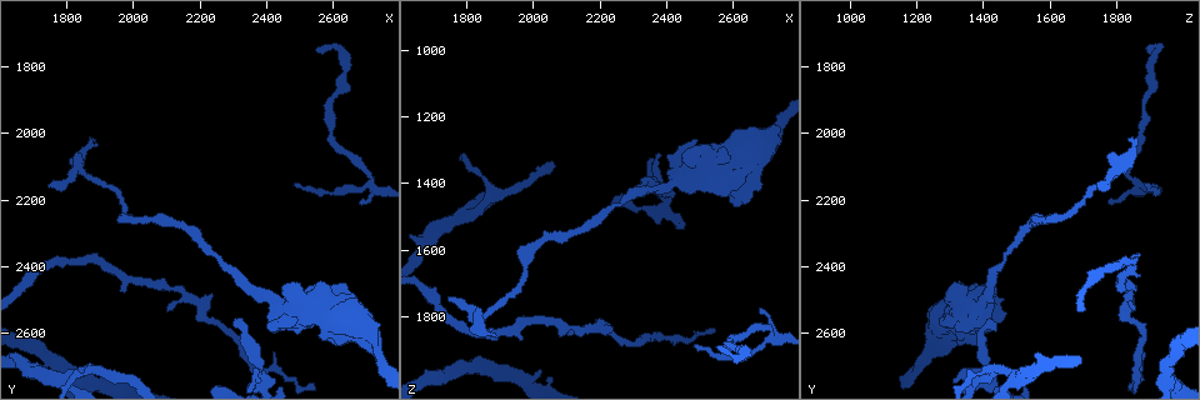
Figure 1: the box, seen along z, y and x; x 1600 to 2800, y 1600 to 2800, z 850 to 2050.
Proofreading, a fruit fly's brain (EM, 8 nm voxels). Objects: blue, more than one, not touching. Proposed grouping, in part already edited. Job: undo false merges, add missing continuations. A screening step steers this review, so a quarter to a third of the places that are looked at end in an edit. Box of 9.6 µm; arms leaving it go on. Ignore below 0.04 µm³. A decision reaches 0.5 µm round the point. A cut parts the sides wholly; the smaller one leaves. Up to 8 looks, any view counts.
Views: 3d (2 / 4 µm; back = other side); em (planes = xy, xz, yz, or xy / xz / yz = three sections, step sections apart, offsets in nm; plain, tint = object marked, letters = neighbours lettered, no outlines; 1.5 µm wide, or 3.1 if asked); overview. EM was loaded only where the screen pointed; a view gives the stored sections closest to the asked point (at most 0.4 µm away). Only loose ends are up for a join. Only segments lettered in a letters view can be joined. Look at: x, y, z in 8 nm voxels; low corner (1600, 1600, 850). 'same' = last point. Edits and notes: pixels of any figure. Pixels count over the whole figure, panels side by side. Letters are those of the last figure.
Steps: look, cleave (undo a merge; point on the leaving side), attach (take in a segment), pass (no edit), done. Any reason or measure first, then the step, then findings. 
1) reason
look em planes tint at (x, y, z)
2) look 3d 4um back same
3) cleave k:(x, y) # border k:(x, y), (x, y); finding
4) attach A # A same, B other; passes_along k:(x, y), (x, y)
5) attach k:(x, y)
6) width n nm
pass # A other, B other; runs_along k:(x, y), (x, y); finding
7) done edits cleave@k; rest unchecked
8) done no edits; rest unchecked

look em planes letters at (2490, 2150, 1880)

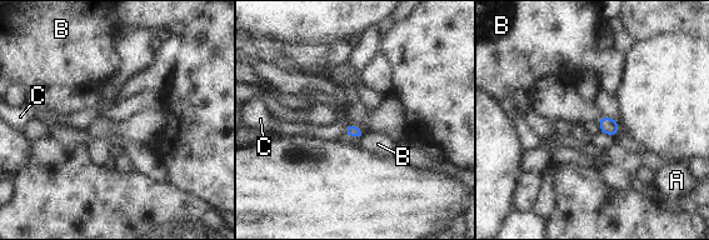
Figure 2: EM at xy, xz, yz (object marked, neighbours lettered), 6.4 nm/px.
attach C # A other, B other, C same; passes_along 2:(351, 130), (345, 129), (331, 133); it goes on there

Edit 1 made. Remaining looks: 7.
tapers out
look 3d 4um back at (2100, 2530, 1860)

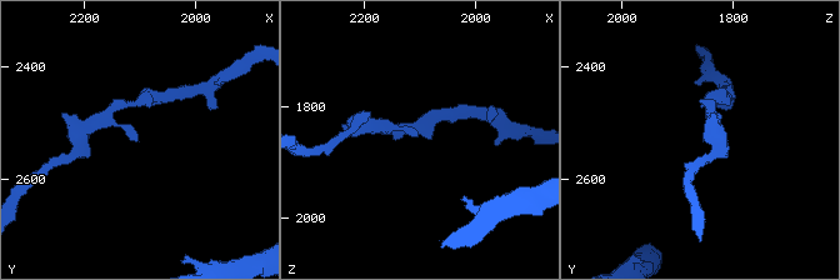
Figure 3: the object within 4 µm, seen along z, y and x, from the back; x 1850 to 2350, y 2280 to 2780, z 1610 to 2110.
need the tissue
look em yz step 8 letters at (2105, 2530, 1860)

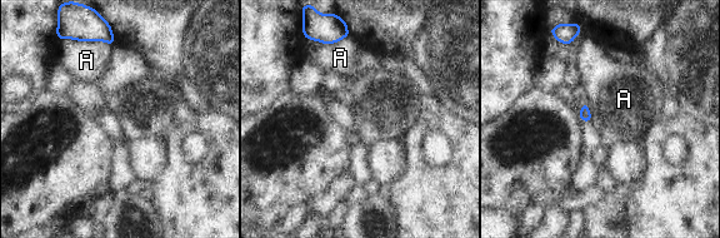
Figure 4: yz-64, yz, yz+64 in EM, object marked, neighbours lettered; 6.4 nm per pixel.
pass # A other; border 4:(350, 35), (335, 43), (321, 44); none of them fits

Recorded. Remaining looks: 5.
an open end
look em planes letters at (2300, 2580, 1420)

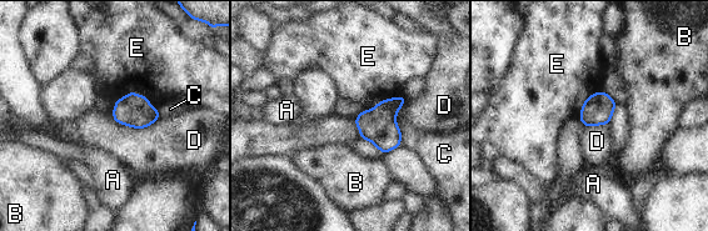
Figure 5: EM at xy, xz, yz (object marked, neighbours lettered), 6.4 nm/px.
pass # A other, B other, C other, D other, E other; border 5:(159, 116), (140, 129), (111, 119); none of them fits

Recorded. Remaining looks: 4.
done edits attach@2; rest unchecked

